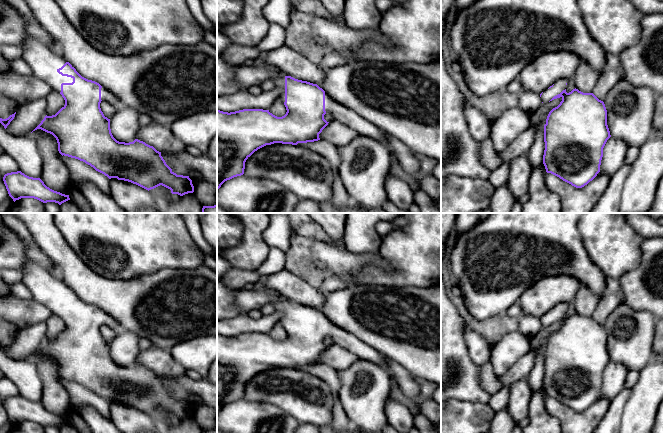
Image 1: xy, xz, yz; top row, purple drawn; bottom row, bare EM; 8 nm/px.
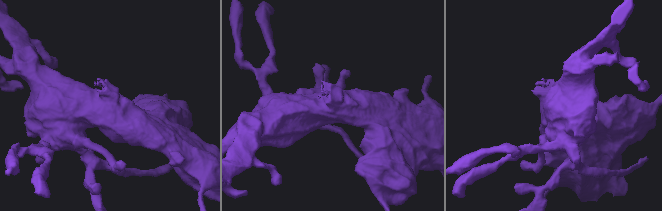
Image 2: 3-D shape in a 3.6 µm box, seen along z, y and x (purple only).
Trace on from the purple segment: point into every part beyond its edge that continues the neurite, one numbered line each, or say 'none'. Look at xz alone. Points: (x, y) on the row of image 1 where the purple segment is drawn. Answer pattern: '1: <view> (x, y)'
1: xz (280, 83)
2: xz (341, 113)

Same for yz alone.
1: yz (560, 85)

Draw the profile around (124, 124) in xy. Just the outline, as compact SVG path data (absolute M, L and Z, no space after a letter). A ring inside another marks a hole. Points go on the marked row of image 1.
M117 106L110 119L110 129L113 137L119 142L133 142L136 139L139 124L139 112L131 107Z

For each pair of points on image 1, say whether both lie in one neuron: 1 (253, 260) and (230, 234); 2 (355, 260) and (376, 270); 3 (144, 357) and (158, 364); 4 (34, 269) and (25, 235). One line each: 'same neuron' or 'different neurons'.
1: different neurons
2: different neurons
3: same neuron
4: different neurons

